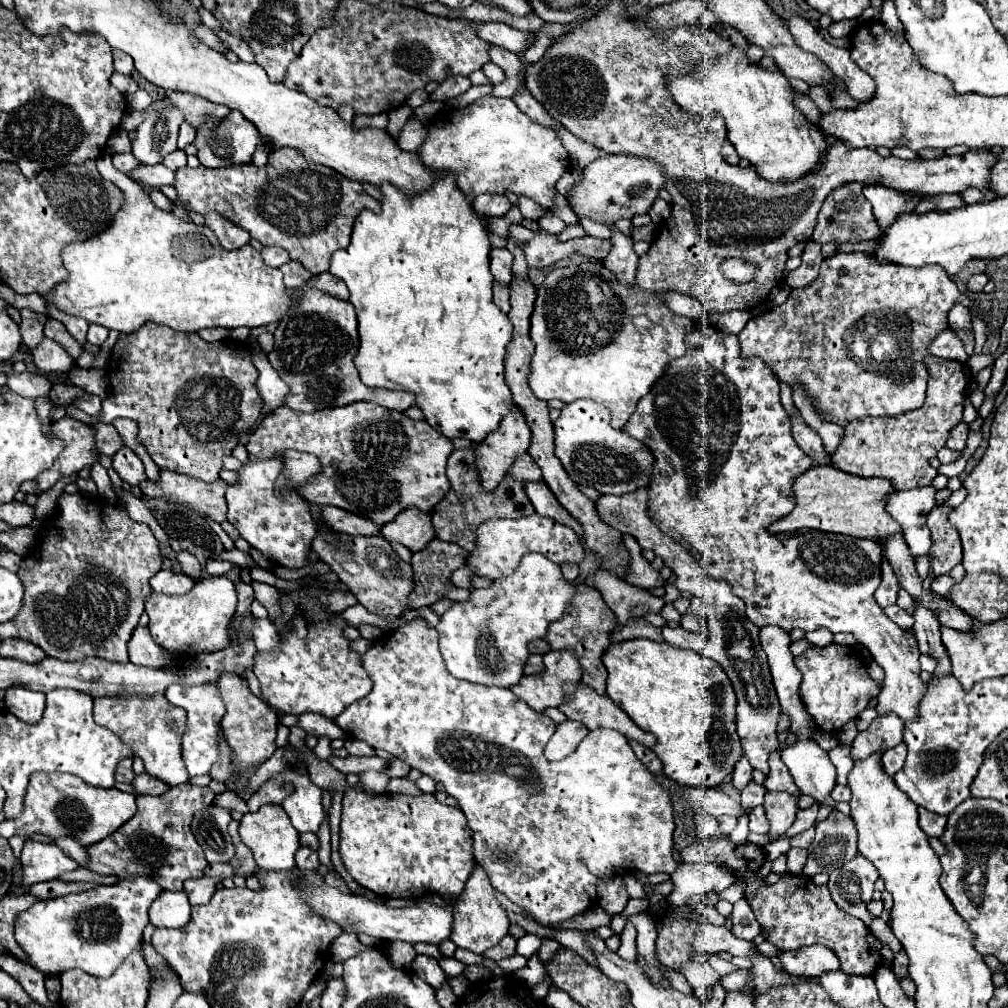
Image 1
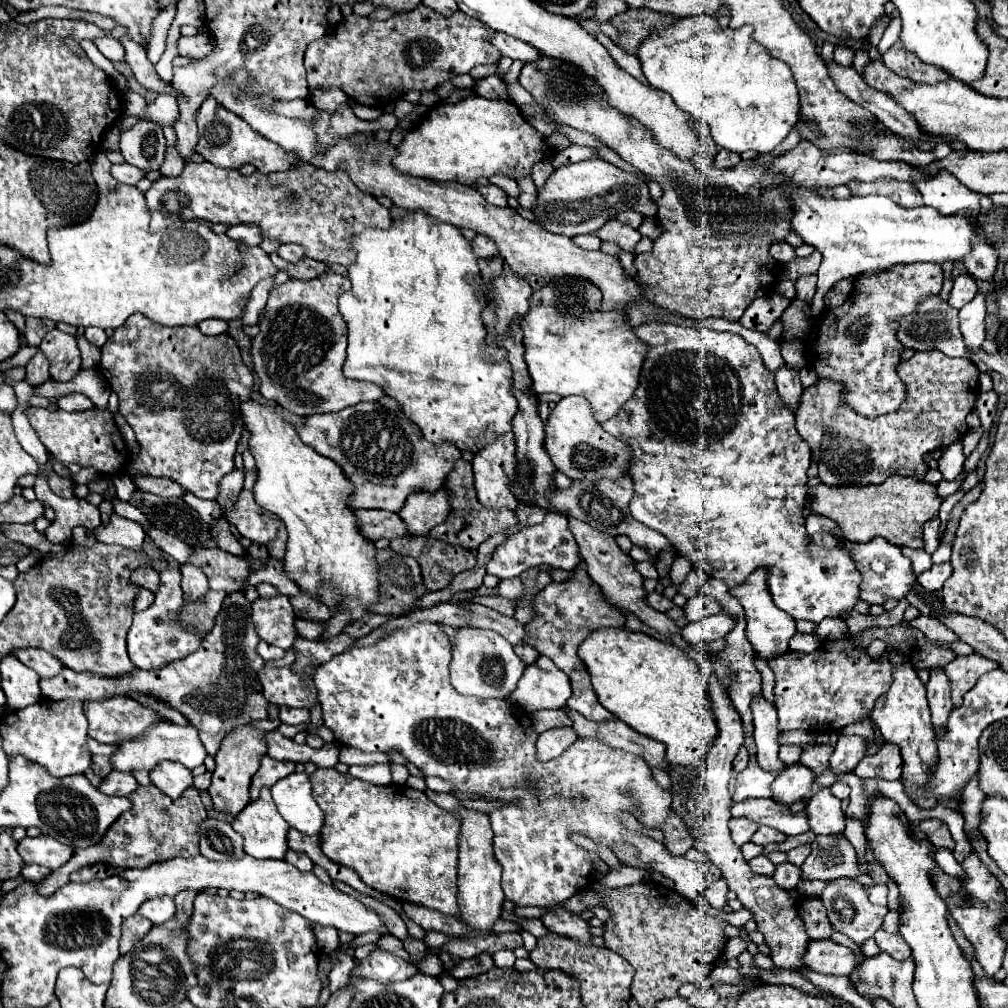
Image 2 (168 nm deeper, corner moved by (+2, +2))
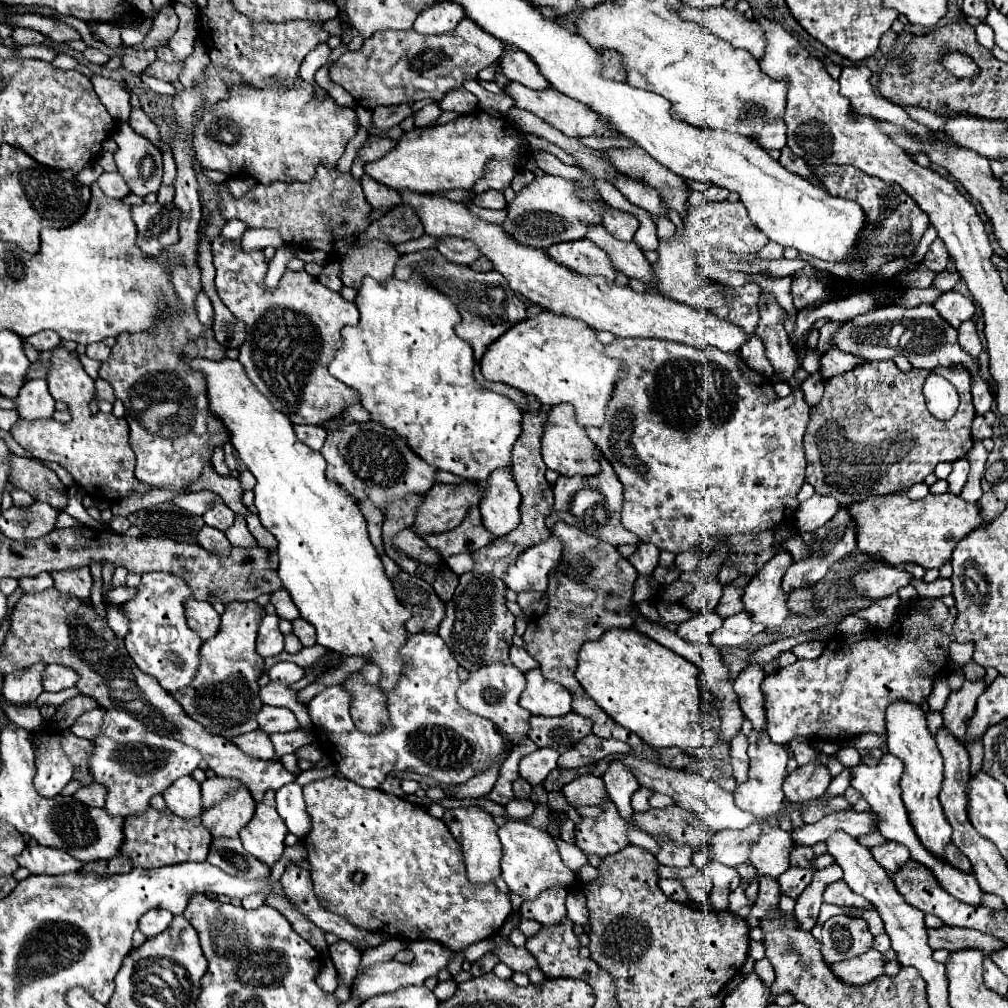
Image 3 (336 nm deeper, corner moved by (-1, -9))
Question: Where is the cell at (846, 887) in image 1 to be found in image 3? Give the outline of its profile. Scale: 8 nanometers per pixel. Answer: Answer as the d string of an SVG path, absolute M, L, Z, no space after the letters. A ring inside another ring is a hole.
M830 917L822 929L822 957L826 963L838 963L866 953L874 947L874 935L862 917Z

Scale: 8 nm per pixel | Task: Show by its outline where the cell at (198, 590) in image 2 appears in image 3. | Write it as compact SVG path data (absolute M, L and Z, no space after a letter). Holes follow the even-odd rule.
M190 597L186 601L186 619L188 619L188 627L194 629L202 641L206 641L218 633L220 615L206 601L198 601L198 599Z

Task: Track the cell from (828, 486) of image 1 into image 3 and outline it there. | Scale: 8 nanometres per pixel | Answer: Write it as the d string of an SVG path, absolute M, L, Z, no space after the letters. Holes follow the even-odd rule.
M890 493L848 505L846 511L856 523L856 545L860 551L880 557L890 565L916 563L924 569L938 569L952 557L956 543L982 525L978 505L966 503L954 493L930 493L920 501L908 499L902 493Z

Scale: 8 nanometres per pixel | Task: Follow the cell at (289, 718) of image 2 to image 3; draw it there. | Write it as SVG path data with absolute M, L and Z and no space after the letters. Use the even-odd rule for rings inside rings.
M264 705L258 713L258 725L262 731L270 733L288 733L298 729L298 721L290 709L284 707L268 707Z

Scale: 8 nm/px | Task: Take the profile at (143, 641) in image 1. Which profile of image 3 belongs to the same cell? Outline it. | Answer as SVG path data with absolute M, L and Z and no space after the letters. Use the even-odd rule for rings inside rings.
M146 573L138 587L138 595L124 603L126 615L132 619L130 631L126 635L126 649L140 671L158 679L158 683L170 693L190 685L198 669L198 653L202 639L186 623L184 603L192 595L190 587L170 573Z

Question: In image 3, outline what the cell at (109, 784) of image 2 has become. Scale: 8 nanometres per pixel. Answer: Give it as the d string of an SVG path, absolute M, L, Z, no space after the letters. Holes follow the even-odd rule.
M92 783L92 785L86 785L86 787L82 787L80 791L76 791L74 797L76 797L78 801L90 805L90 807L104 807L106 789L104 789L100 783Z

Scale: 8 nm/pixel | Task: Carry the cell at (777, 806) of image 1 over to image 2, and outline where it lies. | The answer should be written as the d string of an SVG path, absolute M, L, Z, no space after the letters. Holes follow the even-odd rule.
M797 762L787 766L771 784L773 800L785 806L791 806L793 802L799 802L803 794L811 790L811 784L815 780L815 774L805 764Z

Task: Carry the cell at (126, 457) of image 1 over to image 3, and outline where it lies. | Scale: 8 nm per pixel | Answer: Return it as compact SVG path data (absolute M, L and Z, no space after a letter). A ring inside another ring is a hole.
M198 491L198 493L182 493L182 495L174 497L170 503L174 503L176 507L182 507L184 511L190 511L194 515L202 515L216 499L220 499L220 497L212 491Z

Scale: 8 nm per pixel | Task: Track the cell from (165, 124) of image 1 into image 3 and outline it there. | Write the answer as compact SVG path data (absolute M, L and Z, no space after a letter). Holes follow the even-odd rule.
M120 123L112 133L112 139L118 143L118 151L114 153L114 161L118 165L118 173L126 179L132 193L144 197L148 193L156 193L162 183L162 153L142 135L138 135L128 123Z

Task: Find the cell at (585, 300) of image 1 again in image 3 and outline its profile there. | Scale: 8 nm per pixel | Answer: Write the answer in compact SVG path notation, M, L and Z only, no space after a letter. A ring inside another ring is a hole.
M542 309L538 315L514 325L502 339L496 339L482 357L482 375L534 395L542 405L570 403L582 427L602 427L606 407L614 393L614 383L624 375L626 365L604 353L596 331L574 317L564 317Z

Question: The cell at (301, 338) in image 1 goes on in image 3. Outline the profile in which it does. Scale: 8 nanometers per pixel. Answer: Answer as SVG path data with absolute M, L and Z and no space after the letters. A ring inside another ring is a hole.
M222 237L214 239L212 243L212 255L214 255L214 267L216 267L216 289L222 299L222 303L232 311L232 315L246 323L246 341L240 347L238 361L244 365L248 377L256 385L256 389L270 399L270 403L288 415L288 419L298 423L310 423L310 425L322 425L330 421L332 417L340 417L346 413L350 405L360 403L360 395L346 387L344 383L336 381L328 373L328 365L334 359L336 351L342 347L342 327L356 325L360 319L360 313L352 301L346 301L340 293L324 287L316 277L308 275L306 271L286 271L280 279L280 285L276 291L264 289L264 273L266 273L266 259L262 251L244 253L240 247L240 239L226 241Z

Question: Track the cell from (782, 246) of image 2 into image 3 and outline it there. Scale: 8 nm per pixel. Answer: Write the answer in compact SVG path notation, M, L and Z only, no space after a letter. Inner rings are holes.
M770 241L766 247L762 247L758 251L758 257L760 259L780 259L780 257L784 257L784 247L774 243L774 241Z

